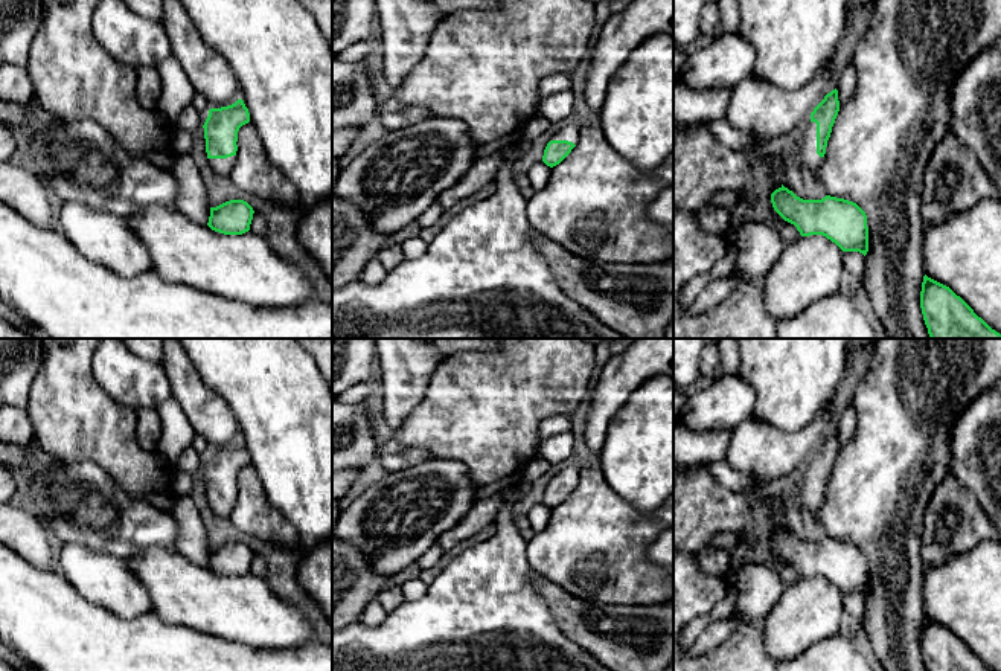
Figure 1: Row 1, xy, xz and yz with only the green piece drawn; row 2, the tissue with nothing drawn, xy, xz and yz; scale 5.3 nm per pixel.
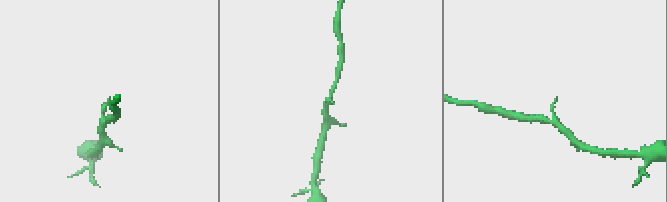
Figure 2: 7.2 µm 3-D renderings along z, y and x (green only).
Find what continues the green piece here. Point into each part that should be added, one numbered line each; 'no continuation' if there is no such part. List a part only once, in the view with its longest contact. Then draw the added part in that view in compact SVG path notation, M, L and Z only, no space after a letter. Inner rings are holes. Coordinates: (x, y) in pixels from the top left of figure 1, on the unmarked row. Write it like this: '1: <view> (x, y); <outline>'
1: yz (812, 502); M811 464L806 470L804 486L801 490L801 500L811 512L817 512L824 503L824 499L820 499L817 496L817 465L815 464Z

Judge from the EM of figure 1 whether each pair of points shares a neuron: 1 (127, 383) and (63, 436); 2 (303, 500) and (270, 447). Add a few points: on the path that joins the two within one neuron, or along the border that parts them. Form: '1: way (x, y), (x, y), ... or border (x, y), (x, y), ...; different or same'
1: border (92, 366), (95, 380), (118, 403), (136, 412); different
2: way (303, 487), (303, 481), (284, 461); same

